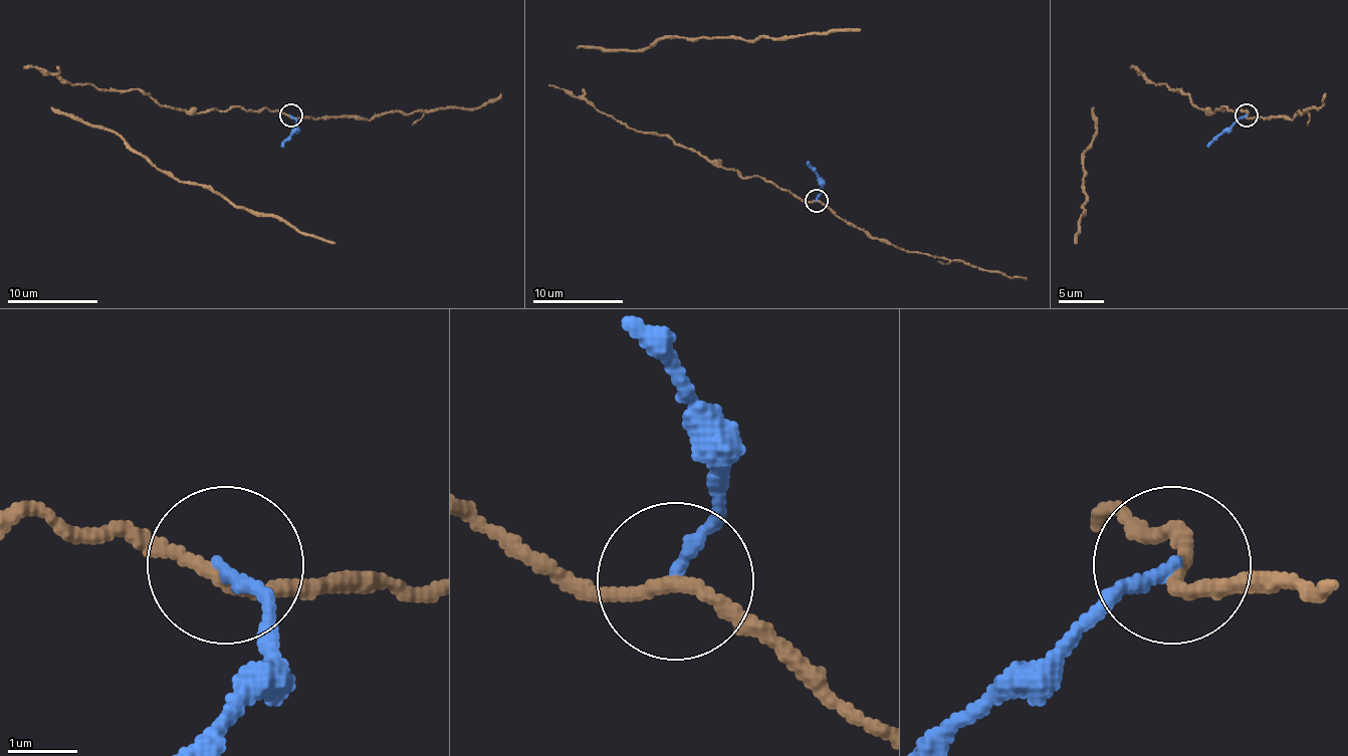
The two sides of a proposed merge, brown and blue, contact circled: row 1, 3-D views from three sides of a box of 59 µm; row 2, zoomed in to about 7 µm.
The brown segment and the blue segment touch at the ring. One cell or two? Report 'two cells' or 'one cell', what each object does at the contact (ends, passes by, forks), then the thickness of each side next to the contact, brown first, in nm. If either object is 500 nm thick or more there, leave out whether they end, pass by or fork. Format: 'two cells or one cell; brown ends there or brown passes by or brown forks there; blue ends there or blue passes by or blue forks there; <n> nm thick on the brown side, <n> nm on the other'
two cells; brown passes by; blue ends there; 190 nm thick on the brown side, 180 nm on the other

